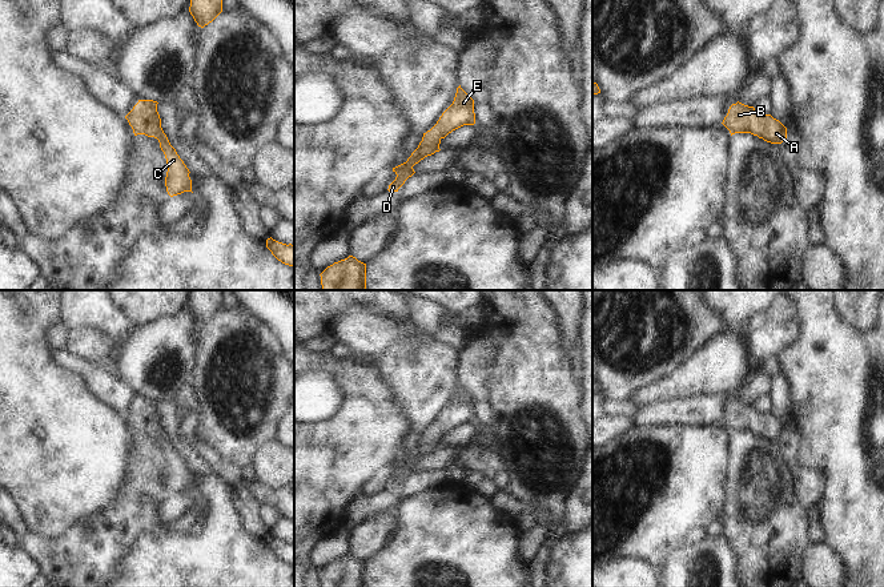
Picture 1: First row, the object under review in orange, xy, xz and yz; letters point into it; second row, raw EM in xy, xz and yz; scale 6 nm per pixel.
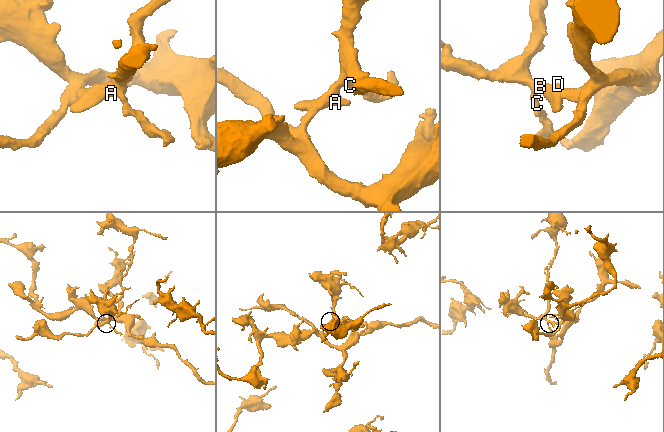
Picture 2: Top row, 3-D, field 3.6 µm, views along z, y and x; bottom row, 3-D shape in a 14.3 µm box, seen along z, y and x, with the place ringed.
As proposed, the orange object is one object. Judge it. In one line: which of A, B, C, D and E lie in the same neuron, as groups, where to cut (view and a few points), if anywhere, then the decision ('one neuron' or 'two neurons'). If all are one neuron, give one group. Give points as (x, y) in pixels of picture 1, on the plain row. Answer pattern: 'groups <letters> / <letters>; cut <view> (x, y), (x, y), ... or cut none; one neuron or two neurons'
groups A B C D E; cut none; one neuron

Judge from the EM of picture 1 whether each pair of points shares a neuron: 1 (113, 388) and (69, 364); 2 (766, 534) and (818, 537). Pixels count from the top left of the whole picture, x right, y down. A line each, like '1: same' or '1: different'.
1: same
2: different

